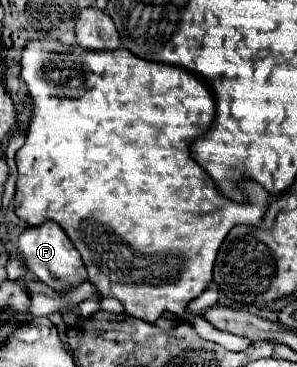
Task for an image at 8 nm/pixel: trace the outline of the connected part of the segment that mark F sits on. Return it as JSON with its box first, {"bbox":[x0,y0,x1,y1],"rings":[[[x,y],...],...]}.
{"bbox":[16,220,86,292],"rings":[[[46,220],[40,226],[28,226],[16,242],[16,248],[26,264],[26,268],[40,278],[42,282],[46,282],[50,288],[54,288],[56,292],[64,292],[70,286],[78,286],[80,282],[86,280],[86,268],[84,262],[78,254],[78,250],[74,248],[74,244],[68,240],[68,236],[64,234],[64,230],[54,222],[54,220]]]}

